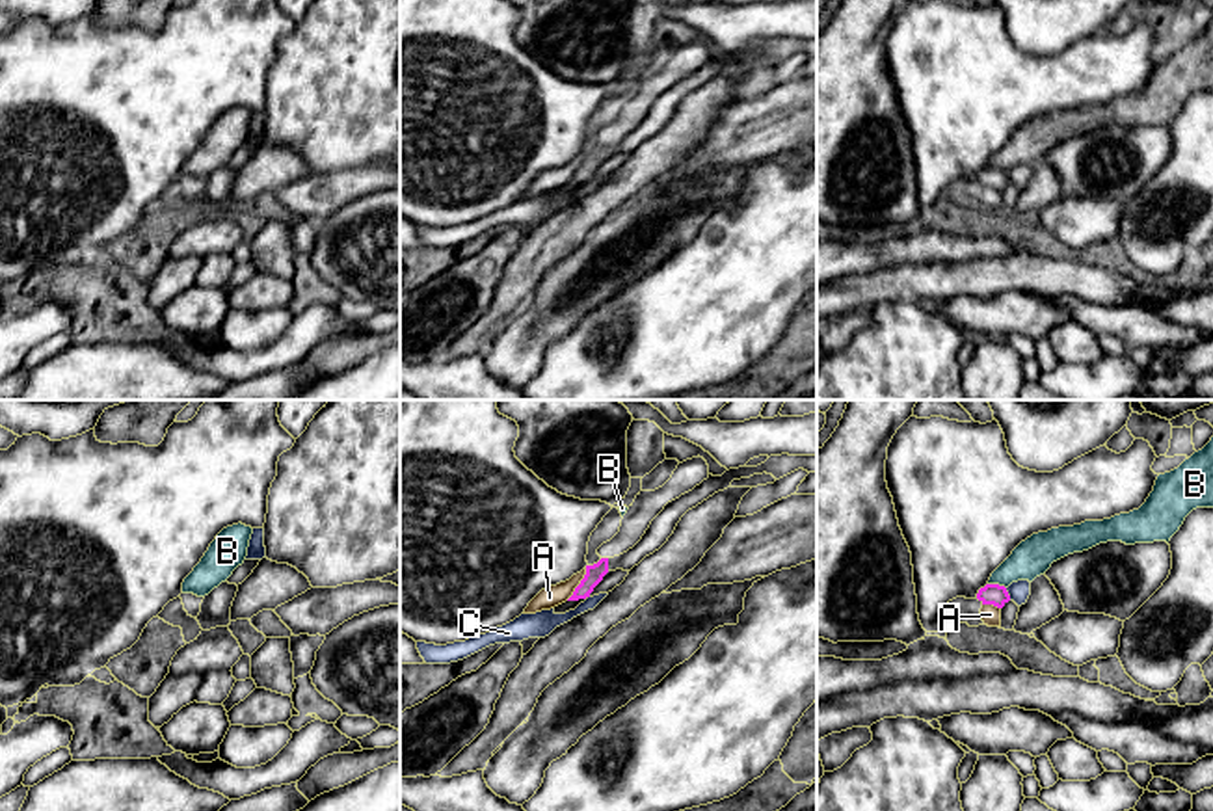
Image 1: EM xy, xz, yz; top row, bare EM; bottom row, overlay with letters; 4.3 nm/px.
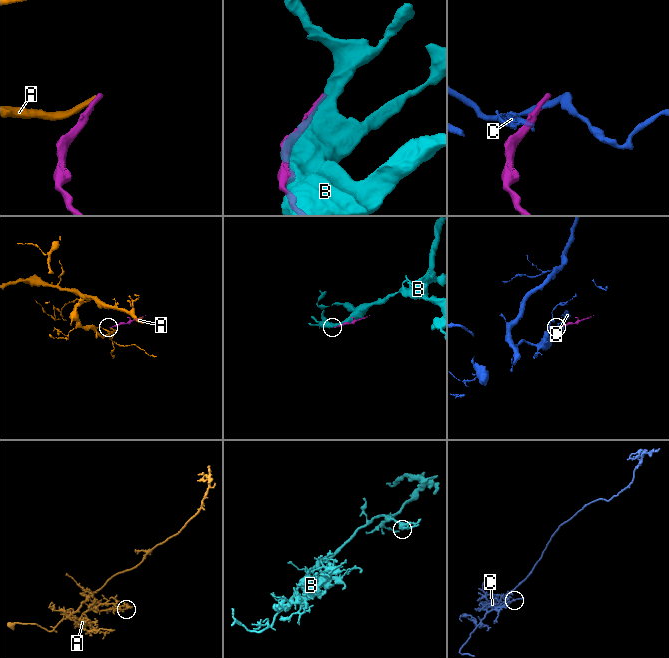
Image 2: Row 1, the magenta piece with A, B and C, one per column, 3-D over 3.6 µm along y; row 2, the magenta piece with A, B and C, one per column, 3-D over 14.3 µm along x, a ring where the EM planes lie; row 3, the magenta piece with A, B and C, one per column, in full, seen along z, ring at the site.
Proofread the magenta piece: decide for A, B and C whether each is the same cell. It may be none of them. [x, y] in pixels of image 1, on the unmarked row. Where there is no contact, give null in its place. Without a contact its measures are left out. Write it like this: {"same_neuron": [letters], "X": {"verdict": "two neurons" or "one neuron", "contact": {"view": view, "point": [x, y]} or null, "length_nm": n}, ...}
{"same_neuron": [], "A": {"verdict": "two neurons", "contact": {"view": "xz", "point": [579, 168]}, "length_nm": 170}, "B": {"verdict": "two neurons", "contact": {"view": "yz", "point": [998, 168]}, "length_nm": 80}, "C": {"verdict": "two neurons", "contact": {"view": "yz", "point": [1007, 177]}, "length_nm": 60}}

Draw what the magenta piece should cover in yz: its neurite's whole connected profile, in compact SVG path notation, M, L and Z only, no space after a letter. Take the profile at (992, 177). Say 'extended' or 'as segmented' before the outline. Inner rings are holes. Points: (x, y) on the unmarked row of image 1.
as segmented; M986 167L984 171L979 173L977 182L982 188L993 188L997 192L1003 192L1010 184L1010 179L1005 169Z

